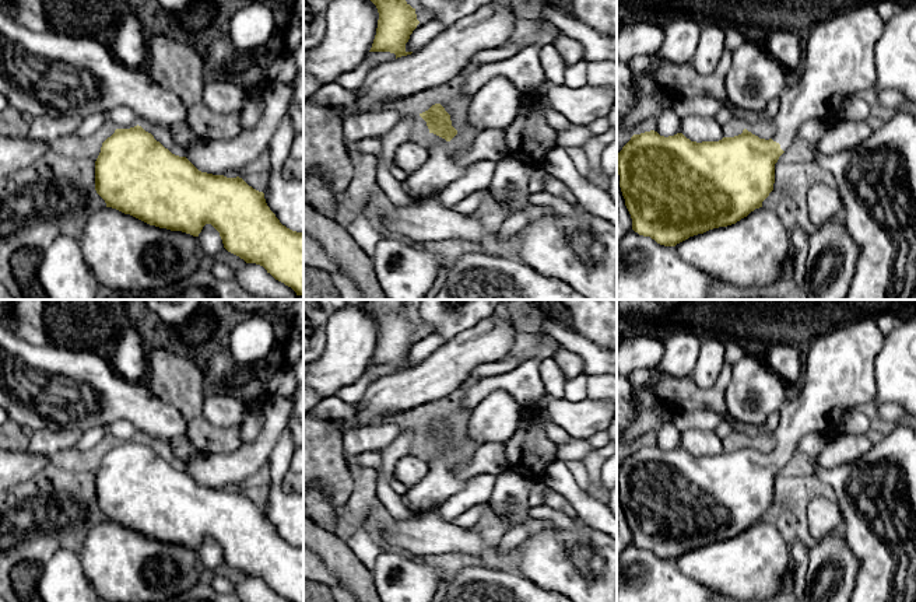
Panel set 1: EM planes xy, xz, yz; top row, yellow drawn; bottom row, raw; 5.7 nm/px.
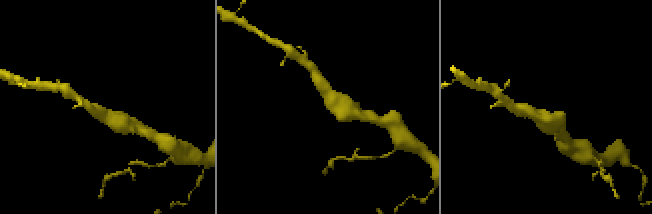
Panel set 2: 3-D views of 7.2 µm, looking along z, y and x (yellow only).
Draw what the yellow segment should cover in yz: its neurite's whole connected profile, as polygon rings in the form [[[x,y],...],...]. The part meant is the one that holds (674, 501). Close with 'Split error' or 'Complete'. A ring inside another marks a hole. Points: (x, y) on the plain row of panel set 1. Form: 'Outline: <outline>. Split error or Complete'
Outline: [[[874,319],[850,322],[818,336],[807,353],[804,384],[800,393],[794,399],[786,400],[779,410],[780,420],[775,431],[775,448],[769,454],[759,452],[747,442],[734,451],[702,456],[691,455],[682,447],[668,451],[660,449],[654,444],[634,448],[617,468],[620,501],[632,532],[632,543],[639,549],[650,550],[660,559],[675,560],[689,550],[736,538],[755,522],[762,521],[762,515],[773,504],[775,477],[799,449],[799,441],[810,433],[836,434],[847,410],[870,409],[874,405],[877,391],[874,361],[884,340],[885,335]]]. Split error

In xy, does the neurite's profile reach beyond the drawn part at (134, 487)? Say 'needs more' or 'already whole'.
already whole

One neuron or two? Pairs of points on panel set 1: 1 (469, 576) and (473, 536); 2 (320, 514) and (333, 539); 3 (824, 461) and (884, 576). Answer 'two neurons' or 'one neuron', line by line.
1: two neurons
2: two neurons
3: two neurons

